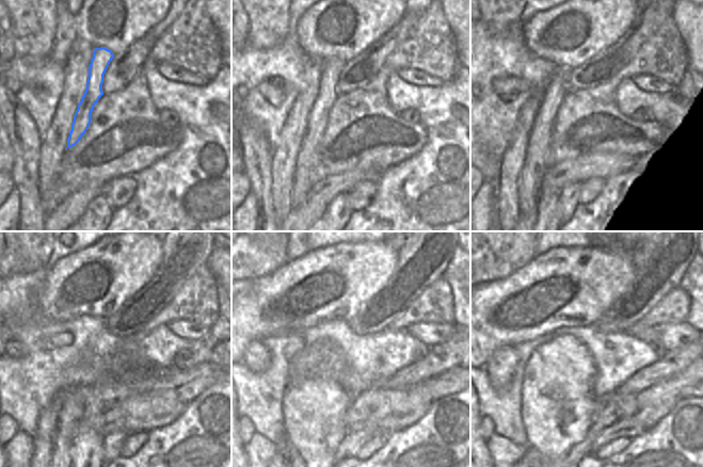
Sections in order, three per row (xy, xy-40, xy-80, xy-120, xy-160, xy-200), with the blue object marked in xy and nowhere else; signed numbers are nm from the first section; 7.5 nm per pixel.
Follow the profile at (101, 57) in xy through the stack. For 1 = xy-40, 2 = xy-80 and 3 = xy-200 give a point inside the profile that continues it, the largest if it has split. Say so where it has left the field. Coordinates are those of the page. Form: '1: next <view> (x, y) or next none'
1: next xy-40 (328, 94)
2: next xy-80 (563, 119)
3: next xy-200 (528, 448)

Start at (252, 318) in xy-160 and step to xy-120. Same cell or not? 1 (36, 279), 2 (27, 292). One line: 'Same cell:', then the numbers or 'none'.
Same cell: none

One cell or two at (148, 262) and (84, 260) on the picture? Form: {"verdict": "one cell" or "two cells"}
{"verdict": "one cell"}

